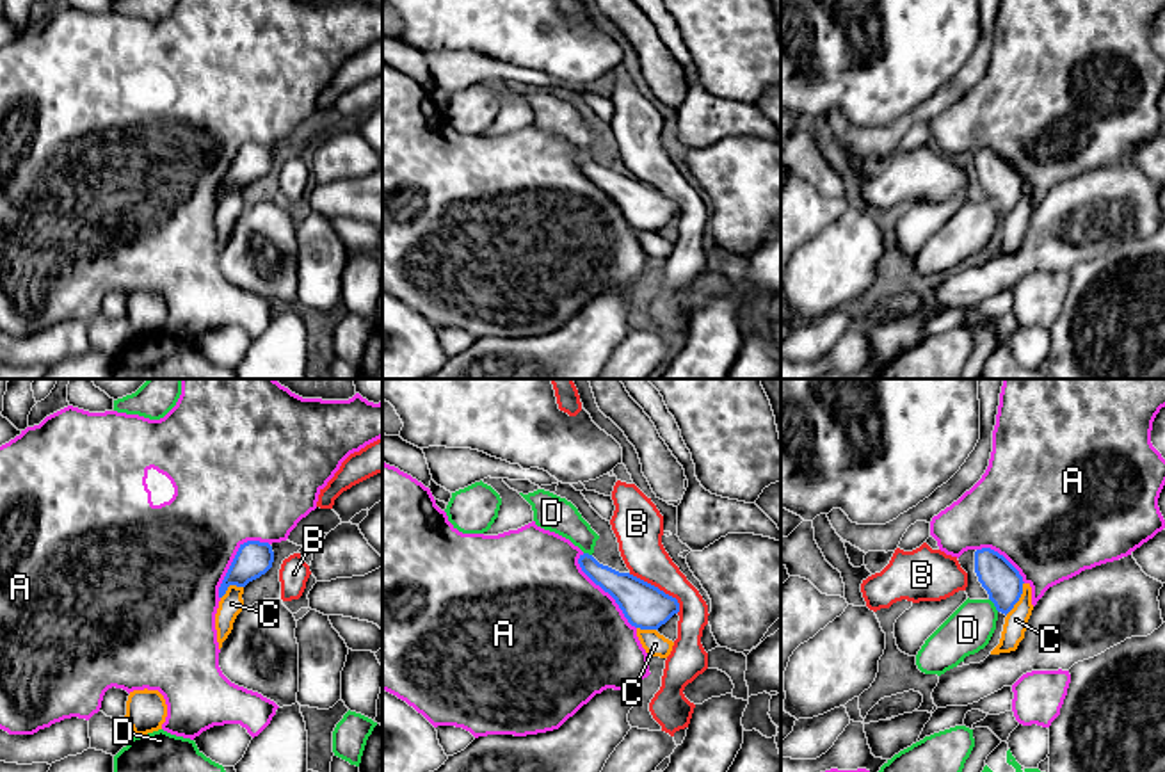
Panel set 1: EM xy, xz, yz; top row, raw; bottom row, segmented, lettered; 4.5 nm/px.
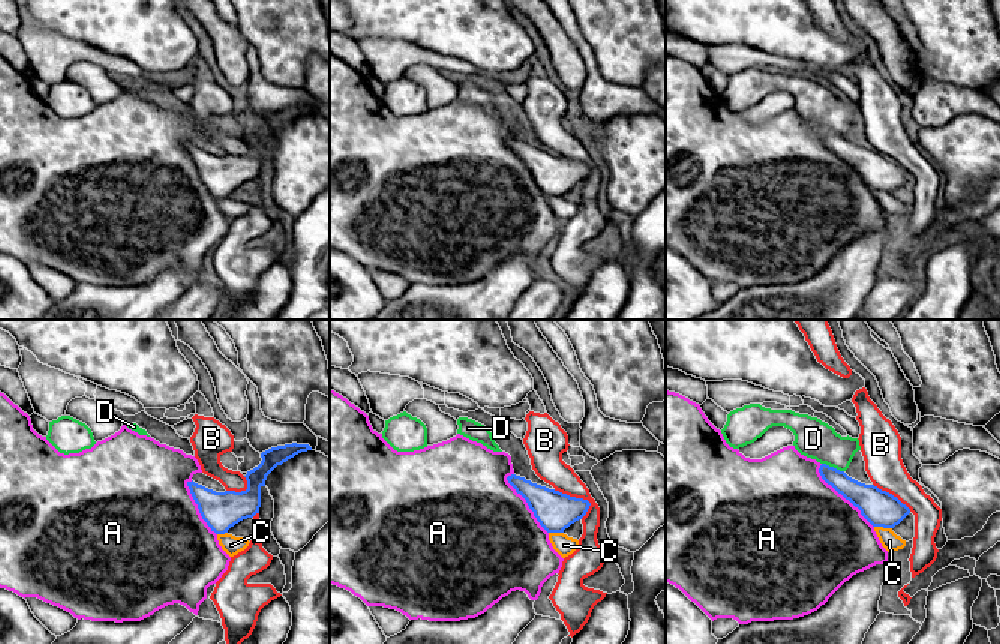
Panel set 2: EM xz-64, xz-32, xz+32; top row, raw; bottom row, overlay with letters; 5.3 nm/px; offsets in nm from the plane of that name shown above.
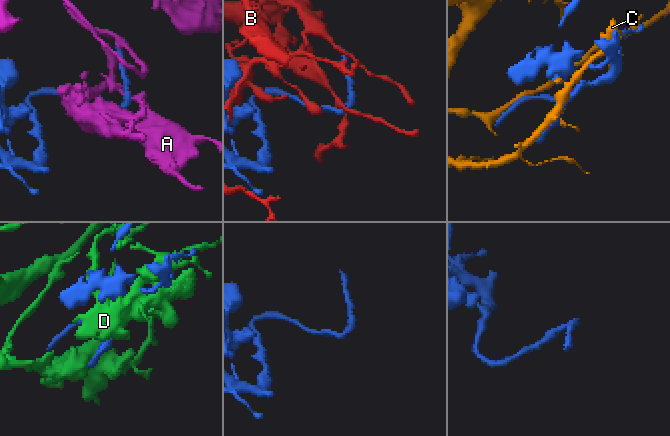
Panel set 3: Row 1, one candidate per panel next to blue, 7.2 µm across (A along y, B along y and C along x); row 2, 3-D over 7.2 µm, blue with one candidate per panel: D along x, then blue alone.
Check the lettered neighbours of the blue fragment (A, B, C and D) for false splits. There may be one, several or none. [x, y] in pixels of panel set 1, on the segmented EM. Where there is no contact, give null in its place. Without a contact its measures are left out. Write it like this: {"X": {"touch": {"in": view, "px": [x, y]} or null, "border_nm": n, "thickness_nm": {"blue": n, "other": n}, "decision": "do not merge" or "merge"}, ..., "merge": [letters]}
{"A": {"touch": {"in": "xy", "px": [233, 559]}, "border_nm": 340, "thickness_nm": {"blue": 160, "other": 460}, "decision": "merge"}, "B": {"touch": {"in": "xz", "px": [657, 587]}, "border_nm": 300, "thickness_nm": {"blue": 200, "other": 200}, "decision": "do not merge"}, "C": {"touch": {"in": "yz", "px": [1020, 596]}, "border_nm": 170, "thickness_nm": {"blue": 170, "other": 100}, "decision": "do not merge"}, "D": {"touch": {"in": "yz", "px": [995, 605]}, "border_nm": 80, "thickness_nm": {"blue": 170, "other": 200}, "decision": "do not merge"}, "merge": ["A"]}

